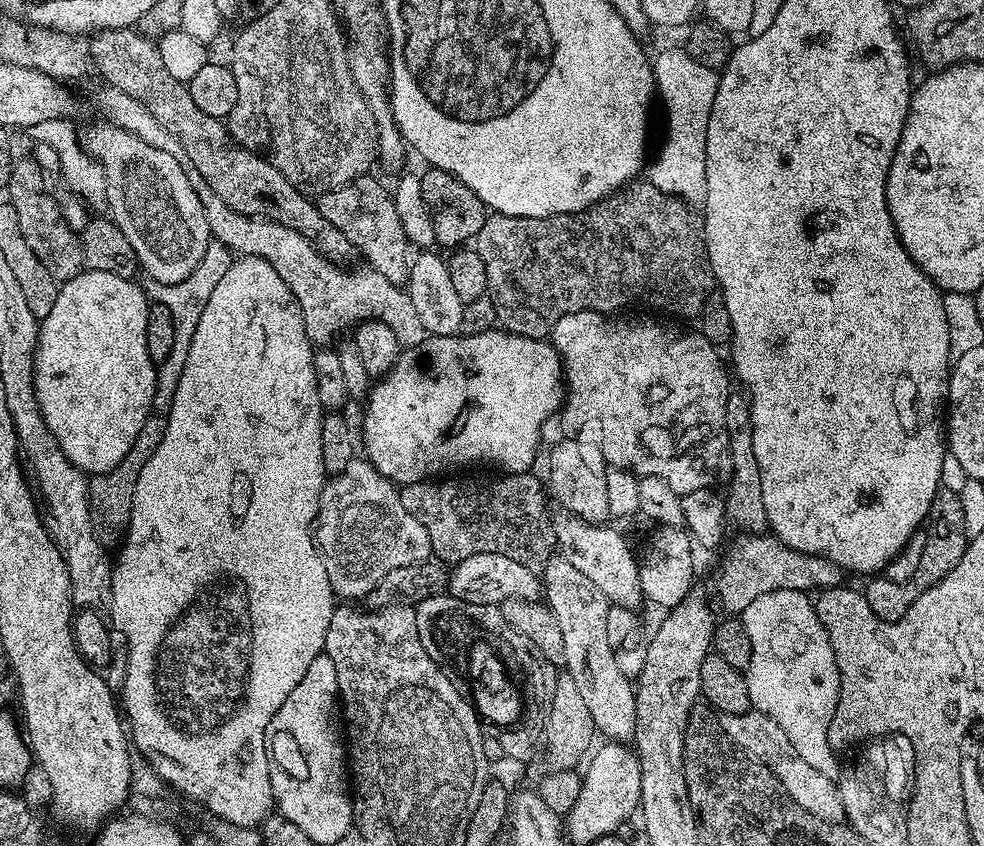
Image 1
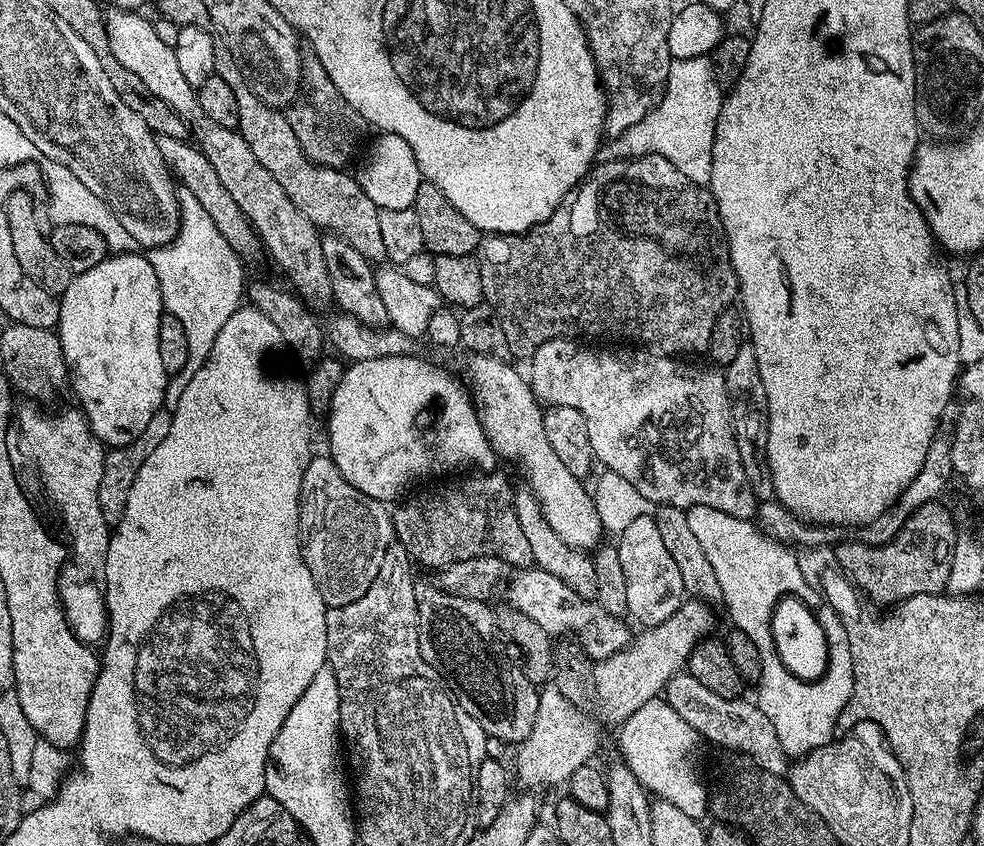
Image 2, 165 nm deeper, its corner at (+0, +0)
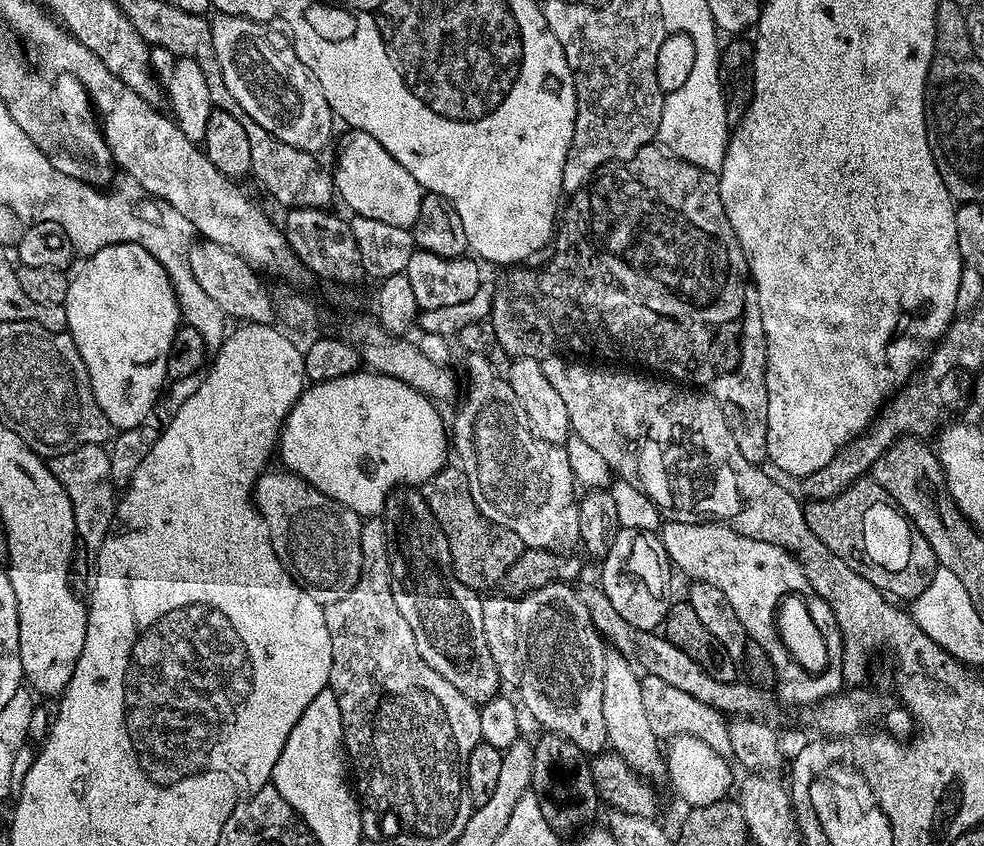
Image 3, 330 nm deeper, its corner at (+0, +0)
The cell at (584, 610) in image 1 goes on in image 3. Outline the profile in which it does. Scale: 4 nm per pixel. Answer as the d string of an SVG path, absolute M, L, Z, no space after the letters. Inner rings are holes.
M469 352L464 356L464 368L468 371L468 389L463 389L462 399L459 401L460 409L456 412L456 417L450 420L450 444L454 449L454 456L458 459L459 467L463 468L466 478L470 482L470 494L474 498L474 502L478 506L478 510L482 510L482 514L486 514L486 518L490 518L494 522L498 522L502 526L506 526L510 530L514 530L514 534L518 534L518 538L522 538L525 548L544 548L547 552L567 553L569 550L575 549L580 544L580 531L578 530L578 485L576 479L572 476L570 470L570 458L566 454L566 450L559 444L551 444L542 438L538 438L530 430L530 422L526 418L526 410L522 410L522 402L518 402L518 398L514 394L514 390L510 390L507 379L499 371L493 368L487 358L482 354Z

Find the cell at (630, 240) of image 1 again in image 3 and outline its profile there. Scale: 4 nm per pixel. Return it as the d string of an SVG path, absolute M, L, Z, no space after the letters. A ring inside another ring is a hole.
M653 142L642 146L642 150L635 152L628 160L609 163L603 169L602 174L597 175L583 190L575 193L571 200L572 205L568 209L566 209L567 207L563 209L562 219L554 233L552 257L541 268L516 266L505 271L508 273L505 274L500 289L497 287L493 291L490 321L502 348L512 358L529 356L539 361L544 360L547 356L569 354L568 352L573 352L576 355L573 357L576 358L601 356L604 359L601 361L604 362L625 360L628 363L625 365L639 366L641 369L663 374L673 381L683 382L688 386L711 385L717 375L717 370L710 358L710 342L714 342L714 334L718 330L718 326L731 320L739 320L743 316L744 295L750 287L748 258L744 255L742 246L734 234L734 226L730 226L730 218L726 218L726 206L722 206L720 197L719 175L710 170L702 170L698 166L678 158L659 143Z

